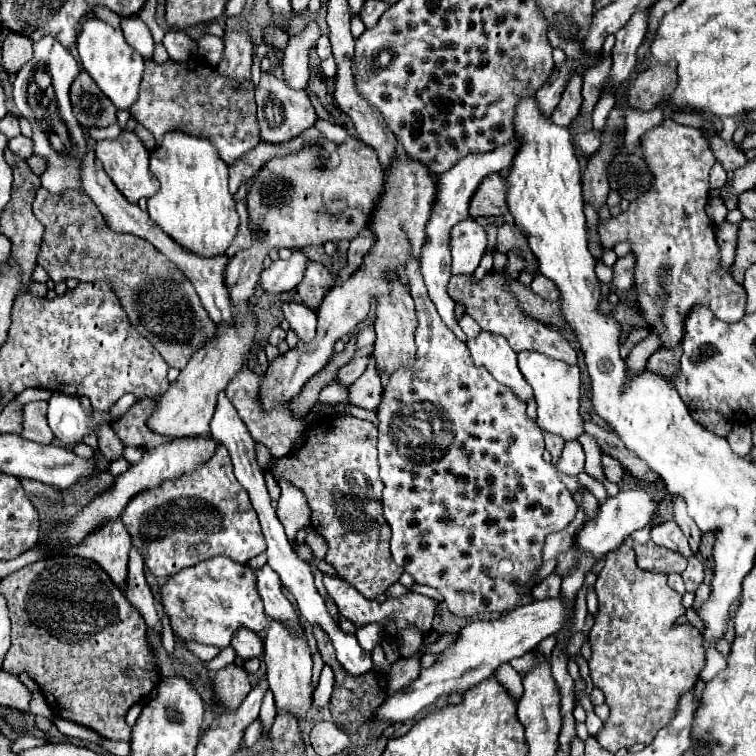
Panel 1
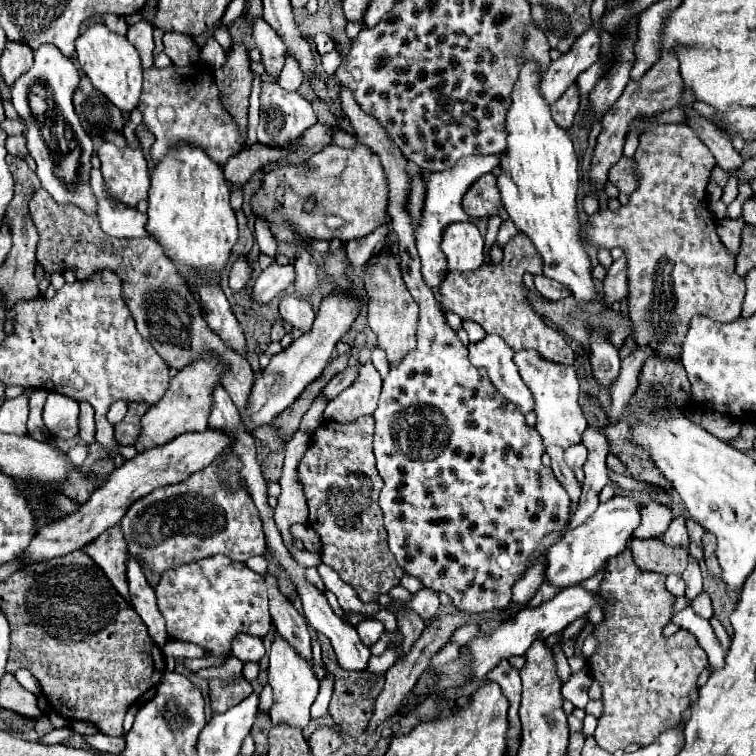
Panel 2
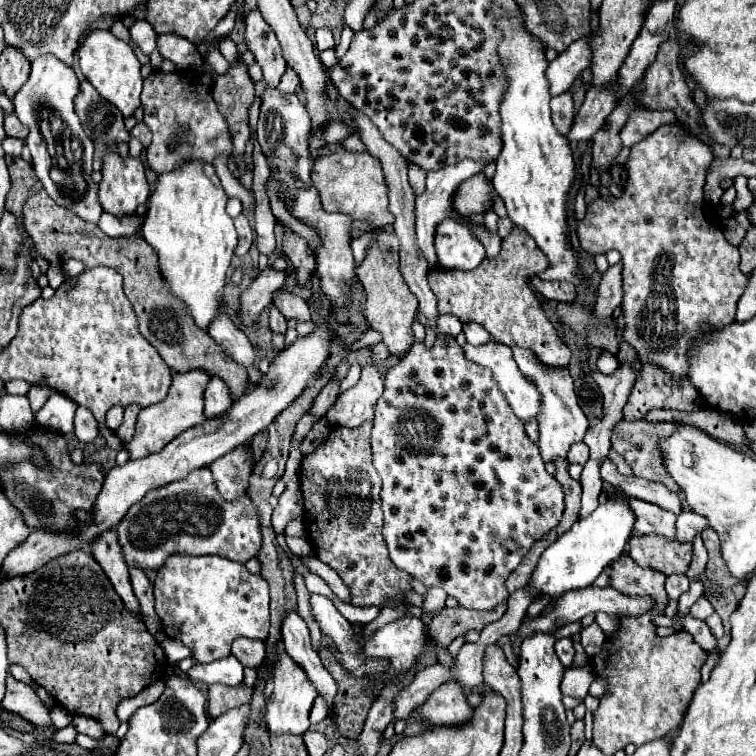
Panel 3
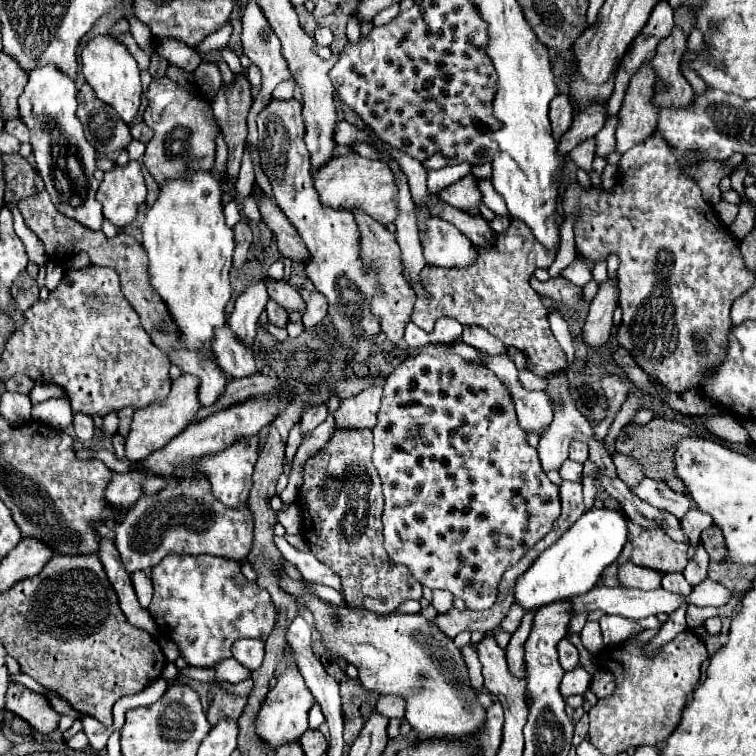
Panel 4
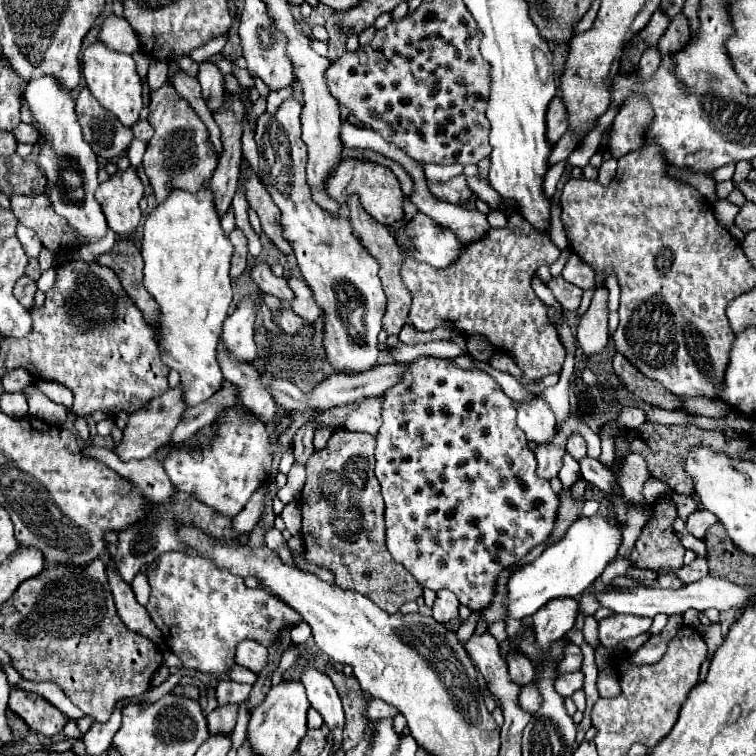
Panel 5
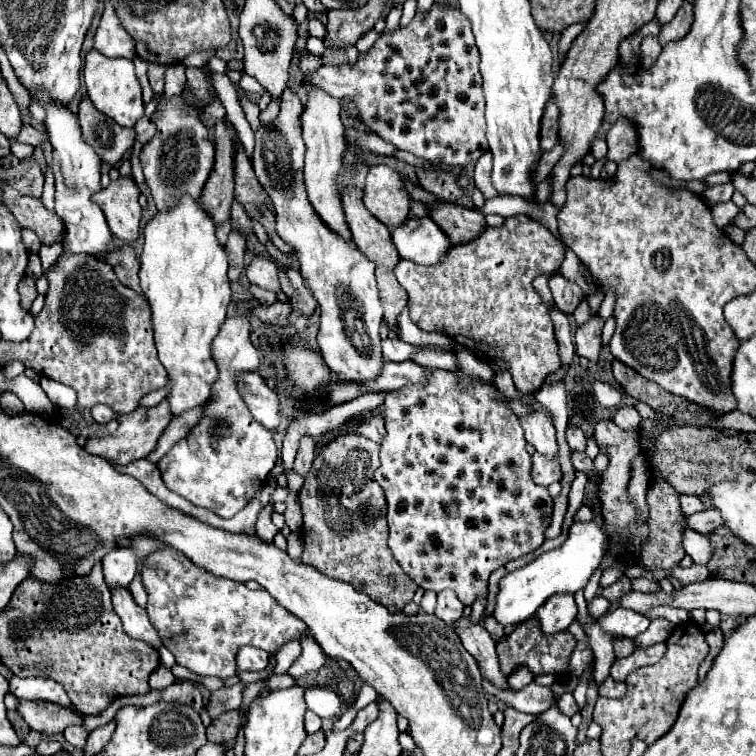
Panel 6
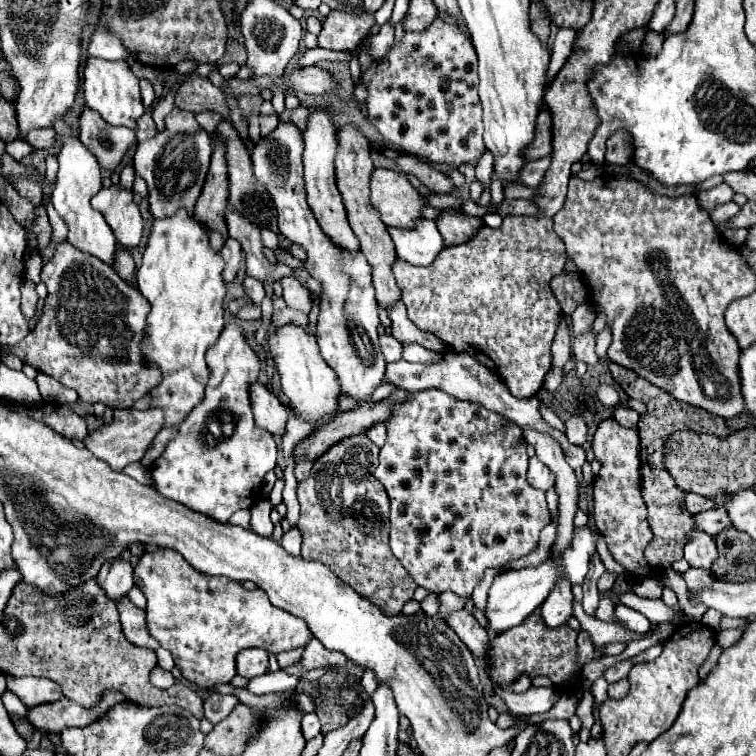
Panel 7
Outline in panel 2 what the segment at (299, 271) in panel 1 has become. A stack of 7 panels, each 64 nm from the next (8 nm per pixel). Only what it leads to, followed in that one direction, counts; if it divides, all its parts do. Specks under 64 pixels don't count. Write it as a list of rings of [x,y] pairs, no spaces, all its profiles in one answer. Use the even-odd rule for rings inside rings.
[[[272,262],[266,270],[262,270],[262,274],[254,280],[252,286],[252,296],[258,302],[270,302],[274,296],[280,296],[288,286],[292,286],[296,280],[296,272],[294,272],[294,264],[278,264]]]

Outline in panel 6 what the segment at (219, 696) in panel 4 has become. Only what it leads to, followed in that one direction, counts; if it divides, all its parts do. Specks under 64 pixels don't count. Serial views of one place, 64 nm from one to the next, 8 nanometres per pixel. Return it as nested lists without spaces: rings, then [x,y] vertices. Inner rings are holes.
[[[228,710],[214,718],[208,726],[208,740],[212,742],[222,742],[226,748],[234,746],[234,738],[238,734],[238,728],[244,724],[244,718],[240,716],[238,710]]]

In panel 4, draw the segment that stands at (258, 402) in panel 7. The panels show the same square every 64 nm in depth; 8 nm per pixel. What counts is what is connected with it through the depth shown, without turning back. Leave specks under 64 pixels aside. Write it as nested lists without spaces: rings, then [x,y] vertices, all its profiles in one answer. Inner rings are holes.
[[[228,324],[218,328],[218,332],[214,334],[212,350],[218,358],[220,368],[224,372],[232,374],[234,378],[252,376],[256,372],[252,348],[246,348],[246,344],[238,344],[238,340],[234,340],[234,332],[230,332]]]

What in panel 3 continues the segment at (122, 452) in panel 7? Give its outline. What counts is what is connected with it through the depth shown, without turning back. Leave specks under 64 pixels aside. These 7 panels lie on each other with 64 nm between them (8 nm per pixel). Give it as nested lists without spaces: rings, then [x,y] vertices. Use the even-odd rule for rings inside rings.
[[[188,370],[172,376],[172,386],[168,390],[168,396],[148,408],[142,408],[136,422],[136,434],[132,442],[126,446],[130,452],[130,458],[142,458],[152,452],[162,450],[170,440],[174,440],[178,434],[182,434],[188,428],[194,428],[198,424],[204,424],[204,390],[210,382],[210,374],[206,370]]]

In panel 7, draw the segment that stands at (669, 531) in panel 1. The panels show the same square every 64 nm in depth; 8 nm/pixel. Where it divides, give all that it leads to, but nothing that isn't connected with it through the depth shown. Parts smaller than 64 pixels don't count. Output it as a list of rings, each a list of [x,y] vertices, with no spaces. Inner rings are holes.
[[[712,508],[694,516],[694,524],[698,530],[704,530],[710,536],[716,536],[720,530],[730,526],[730,518],[724,508]]]

